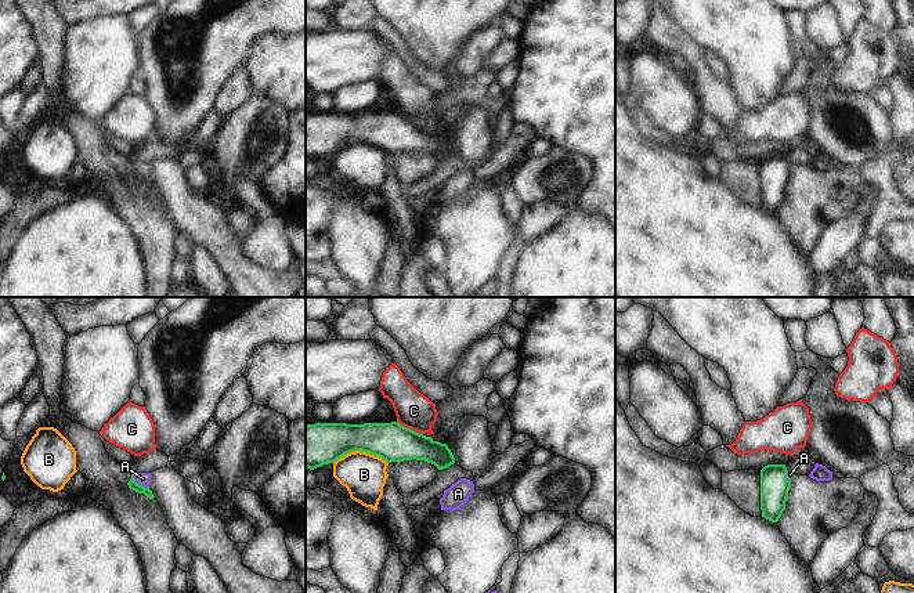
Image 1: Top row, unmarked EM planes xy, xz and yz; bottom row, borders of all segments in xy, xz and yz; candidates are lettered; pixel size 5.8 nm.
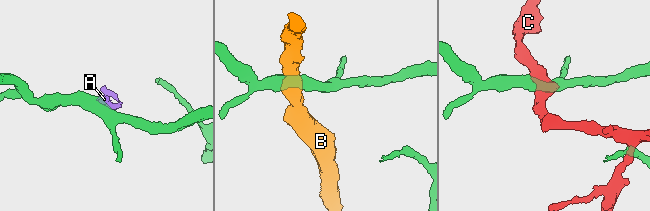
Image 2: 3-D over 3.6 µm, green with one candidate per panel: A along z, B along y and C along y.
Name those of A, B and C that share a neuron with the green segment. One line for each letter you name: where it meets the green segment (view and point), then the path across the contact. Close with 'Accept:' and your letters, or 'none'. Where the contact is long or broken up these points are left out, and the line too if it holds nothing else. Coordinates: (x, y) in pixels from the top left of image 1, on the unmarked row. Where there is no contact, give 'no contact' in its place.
A: meets green in xy at (138, 174); runs through xy (132, 174), (138, 174), (143, 169)
Accept: A

